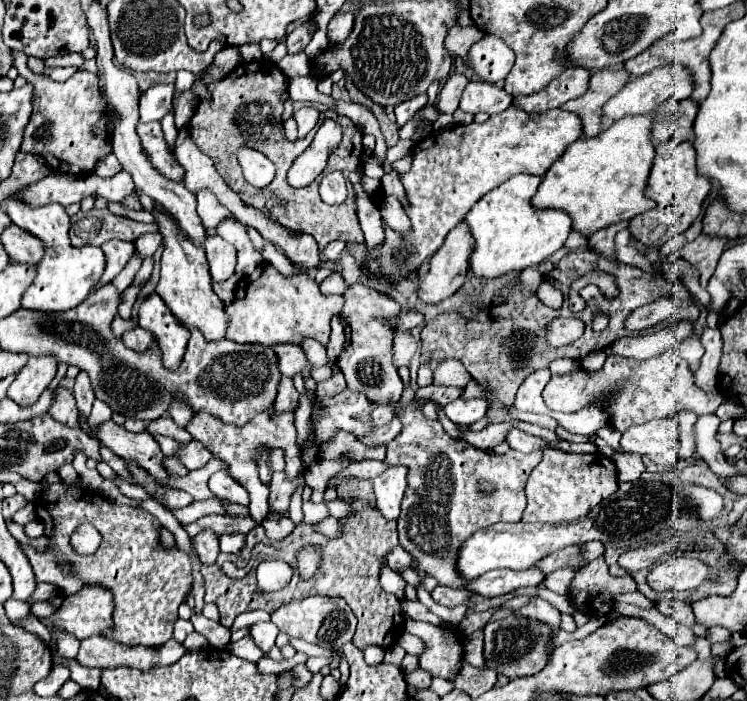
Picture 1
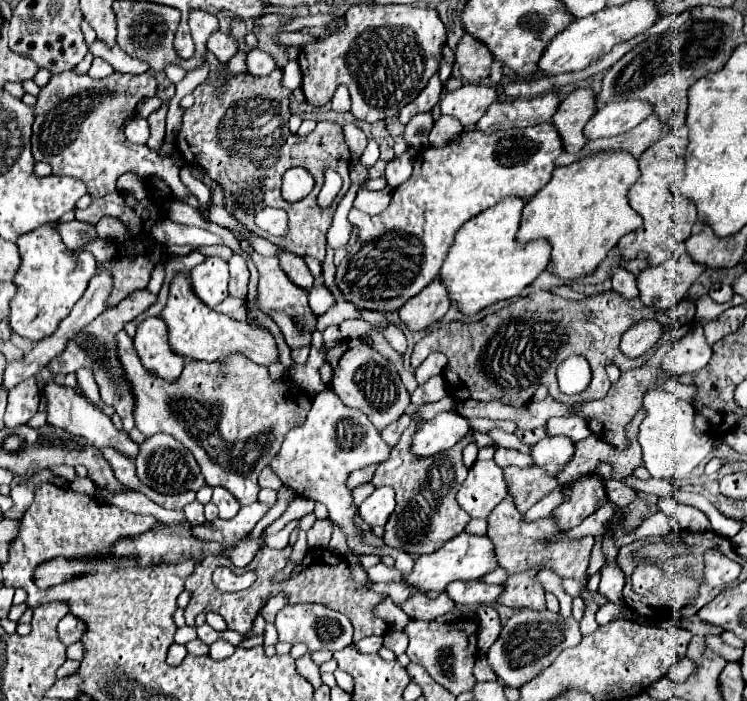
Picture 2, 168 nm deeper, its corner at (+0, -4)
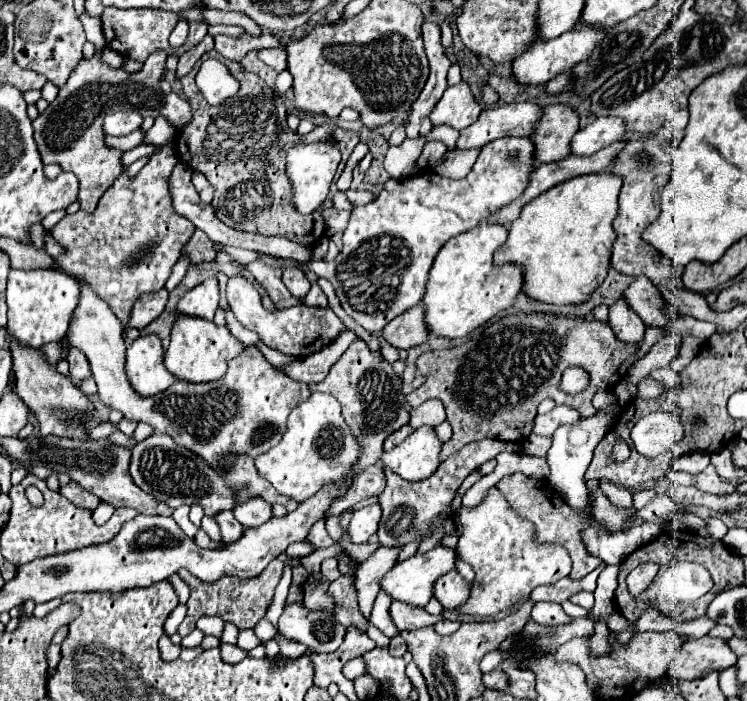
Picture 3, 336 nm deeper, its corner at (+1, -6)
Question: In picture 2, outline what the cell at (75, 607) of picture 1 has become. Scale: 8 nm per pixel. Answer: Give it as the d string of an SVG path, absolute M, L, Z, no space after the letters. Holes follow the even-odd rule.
M67 614L65 618L61 618L61 622L59 622L59 626L57 626L57 632L59 632L61 642L63 642L65 646L69 646L69 644L77 642L77 640L83 636L85 624L83 624L79 618L75 618L73 614Z

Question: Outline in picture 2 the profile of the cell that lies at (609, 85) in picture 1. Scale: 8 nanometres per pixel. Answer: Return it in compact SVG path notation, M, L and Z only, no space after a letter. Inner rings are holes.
M589 88L573 90L561 100L557 112L551 118L551 124L561 134L565 152L577 154L585 146L587 138L583 136L583 126L595 114L595 102L597 96Z

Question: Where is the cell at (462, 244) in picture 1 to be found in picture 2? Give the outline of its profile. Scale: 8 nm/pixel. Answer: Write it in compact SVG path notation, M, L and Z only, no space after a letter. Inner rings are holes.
M435 280L425 290L421 290L421 294L405 302L405 306L399 310L401 324L413 332L425 330L445 316L449 304L451 302L445 286L439 280Z

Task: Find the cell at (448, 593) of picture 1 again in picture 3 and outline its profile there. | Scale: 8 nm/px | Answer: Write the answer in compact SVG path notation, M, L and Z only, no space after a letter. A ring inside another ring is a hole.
M398 600L392 602L390 614L392 614L394 624L398 626L398 630L416 630L416 628L422 628L422 626L432 626L438 620L442 620L442 614L432 616L424 608L404 604L404 602L398 602Z

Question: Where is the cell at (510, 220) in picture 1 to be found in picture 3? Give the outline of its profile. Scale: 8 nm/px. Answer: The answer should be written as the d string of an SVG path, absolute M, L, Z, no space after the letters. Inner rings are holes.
M480 222L480 226L462 232L440 248L424 294L430 332L446 338L464 338L514 304L524 286L524 268L520 264L494 264L494 250L506 242L506 236L508 228L504 224Z

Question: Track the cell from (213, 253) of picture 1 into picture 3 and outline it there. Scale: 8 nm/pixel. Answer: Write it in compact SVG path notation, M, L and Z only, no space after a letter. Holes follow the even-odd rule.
M208 278L202 284L194 286L184 294L184 298L178 302L176 312L178 314L190 314L200 316L206 320L214 318L214 312L220 304L220 288L216 278Z

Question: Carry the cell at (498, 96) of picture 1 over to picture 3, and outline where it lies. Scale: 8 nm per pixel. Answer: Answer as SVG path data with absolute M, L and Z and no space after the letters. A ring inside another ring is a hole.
M460 82L456 86L448 86L440 102L430 114L432 124L446 124L456 130L462 130L478 120L482 108L476 102L470 86Z

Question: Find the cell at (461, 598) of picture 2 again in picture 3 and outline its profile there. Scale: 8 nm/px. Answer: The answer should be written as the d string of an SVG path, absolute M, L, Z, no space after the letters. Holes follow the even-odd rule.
M448 572L448 576L442 576L436 582L434 596L446 610L458 608L470 598L470 584L460 576L460 572Z

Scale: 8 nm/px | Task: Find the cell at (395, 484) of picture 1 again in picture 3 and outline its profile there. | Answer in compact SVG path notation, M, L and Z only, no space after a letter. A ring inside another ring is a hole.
M372 504L372 506L356 510L354 516L352 516L352 520L350 520L352 542L356 542L356 544L368 542L368 538L378 530L380 516L382 516L380 504Z

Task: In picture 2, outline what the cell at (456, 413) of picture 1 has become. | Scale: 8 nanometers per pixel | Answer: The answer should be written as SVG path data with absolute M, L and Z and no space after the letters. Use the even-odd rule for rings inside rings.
M441 412L413 434L411 454L417 458L431 458L433 454L455 446L469 432L469 424L461 414Z

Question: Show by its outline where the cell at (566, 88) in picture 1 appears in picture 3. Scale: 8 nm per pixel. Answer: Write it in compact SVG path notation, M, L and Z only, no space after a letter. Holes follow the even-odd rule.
M534 102L496 104L484 110L474 124L460 130L458 148L482 148L502 136L532 136L540 118L542 108Z

